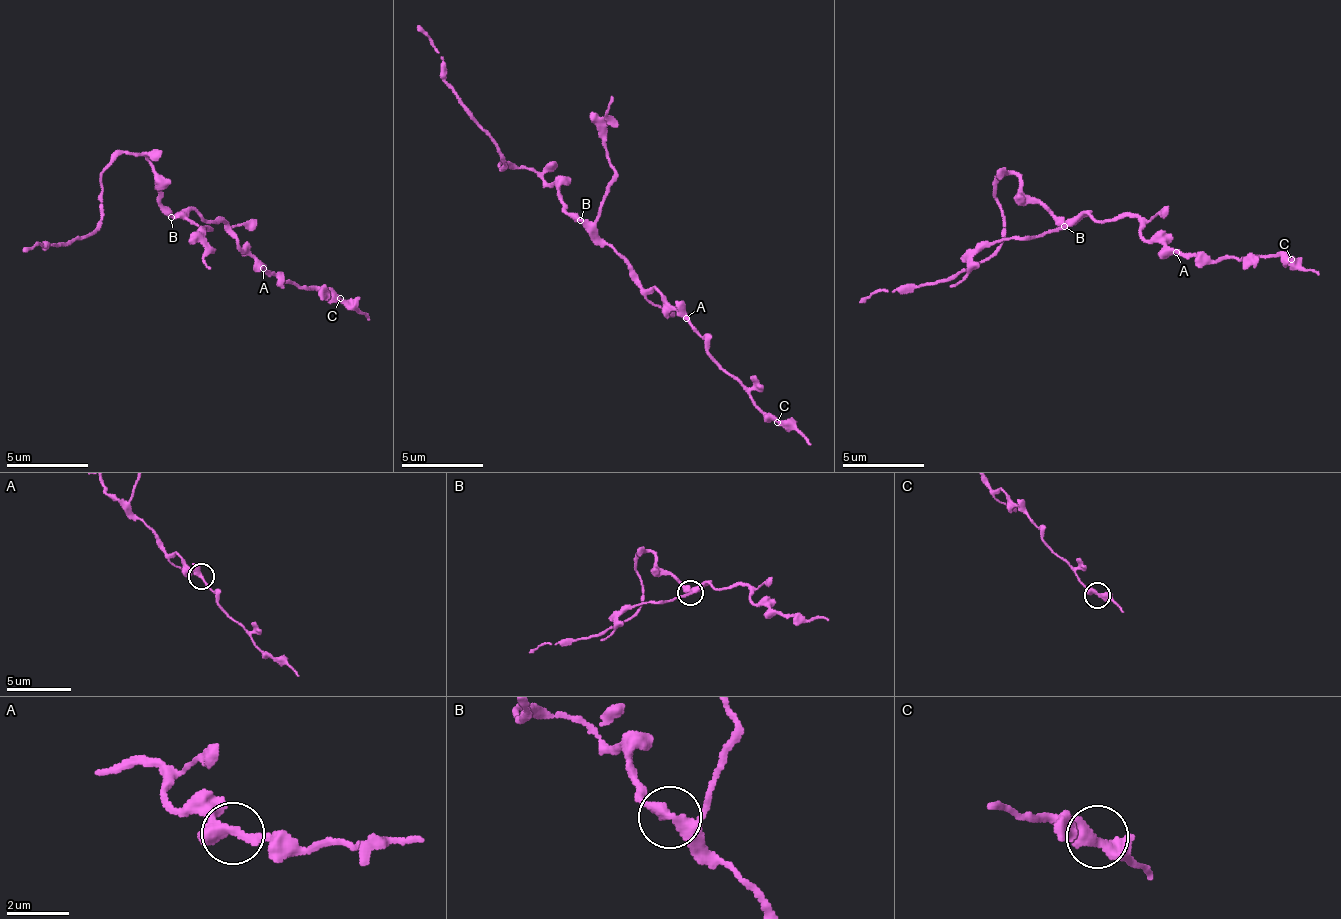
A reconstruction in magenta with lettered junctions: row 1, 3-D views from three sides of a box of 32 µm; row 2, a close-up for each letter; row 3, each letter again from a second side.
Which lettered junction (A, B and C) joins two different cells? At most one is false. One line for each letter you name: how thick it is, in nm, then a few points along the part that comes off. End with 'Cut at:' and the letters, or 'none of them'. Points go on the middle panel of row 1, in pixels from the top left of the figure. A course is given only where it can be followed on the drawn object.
Cut at: none of them

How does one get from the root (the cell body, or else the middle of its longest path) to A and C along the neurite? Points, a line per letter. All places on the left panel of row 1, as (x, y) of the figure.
A: (168, 210), (176, 214), (198, 213), (202, 218), (223, 222), (226, 231), (241, 248), (248, 249), (263, 268)
C: (168, 210), (176, 214), (198, 213), (202, 218), (223, 222), (241, 249), (275, 280), (337, 293), (340, 298)

